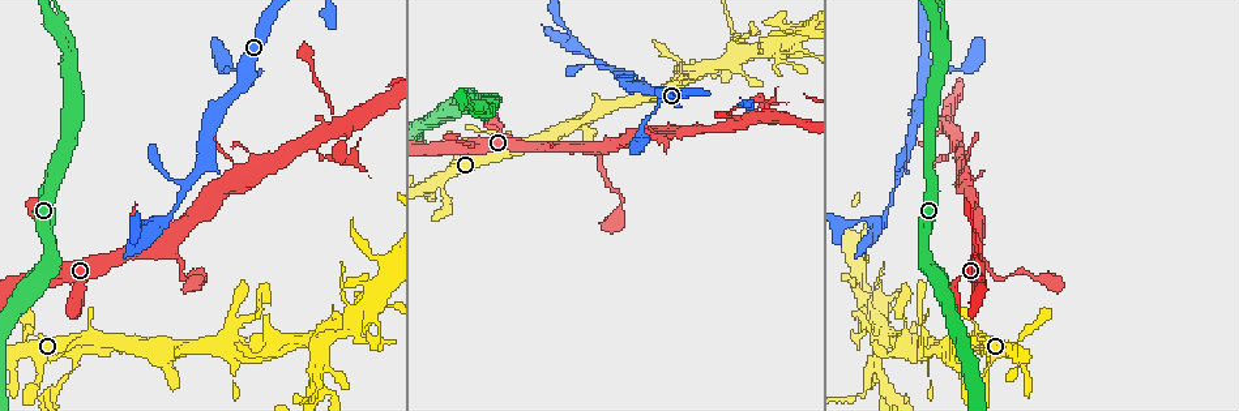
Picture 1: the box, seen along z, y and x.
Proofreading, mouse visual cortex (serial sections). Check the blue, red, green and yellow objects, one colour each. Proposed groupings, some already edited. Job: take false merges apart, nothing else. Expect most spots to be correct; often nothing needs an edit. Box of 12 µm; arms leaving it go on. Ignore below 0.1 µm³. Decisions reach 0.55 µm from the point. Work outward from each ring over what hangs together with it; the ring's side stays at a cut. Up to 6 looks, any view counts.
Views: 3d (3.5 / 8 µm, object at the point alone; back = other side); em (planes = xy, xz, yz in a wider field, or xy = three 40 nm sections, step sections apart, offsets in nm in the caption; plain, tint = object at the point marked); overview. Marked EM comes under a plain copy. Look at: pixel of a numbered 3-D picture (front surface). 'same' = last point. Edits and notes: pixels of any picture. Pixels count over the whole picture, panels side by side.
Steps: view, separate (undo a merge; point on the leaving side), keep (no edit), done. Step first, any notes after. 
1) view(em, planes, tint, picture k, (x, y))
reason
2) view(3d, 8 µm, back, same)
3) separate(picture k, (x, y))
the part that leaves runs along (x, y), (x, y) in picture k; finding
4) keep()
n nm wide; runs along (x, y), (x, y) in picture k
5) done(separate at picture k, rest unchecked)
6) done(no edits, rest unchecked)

view(3d, 8 µm, back, picture 1, (942, 25))
thin arm on a thick one

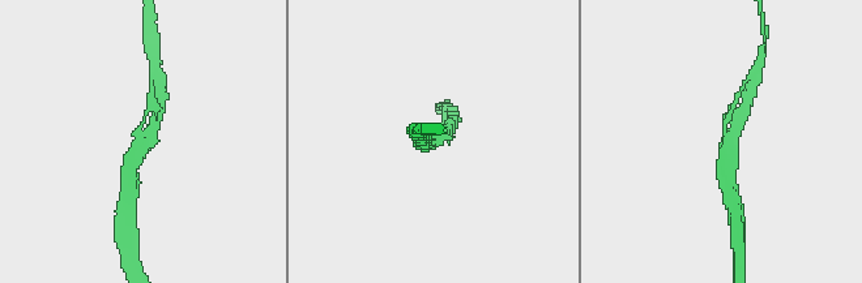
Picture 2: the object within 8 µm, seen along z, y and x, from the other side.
view(3d, 3.5 µm, picture 2, (141, 141))
zoom in

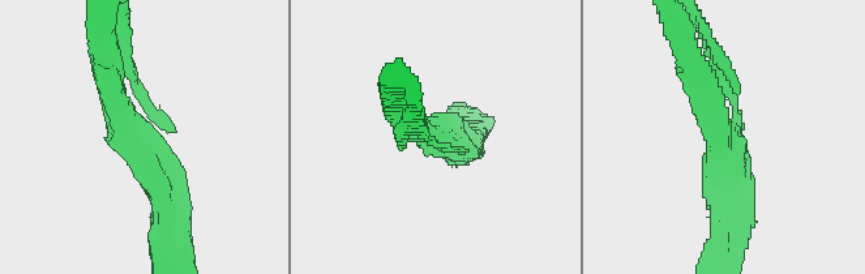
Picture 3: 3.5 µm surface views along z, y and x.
view(em, planes, tint, picture 3, (137, 138))
3 arms; arms of 150, 350, 350 nm

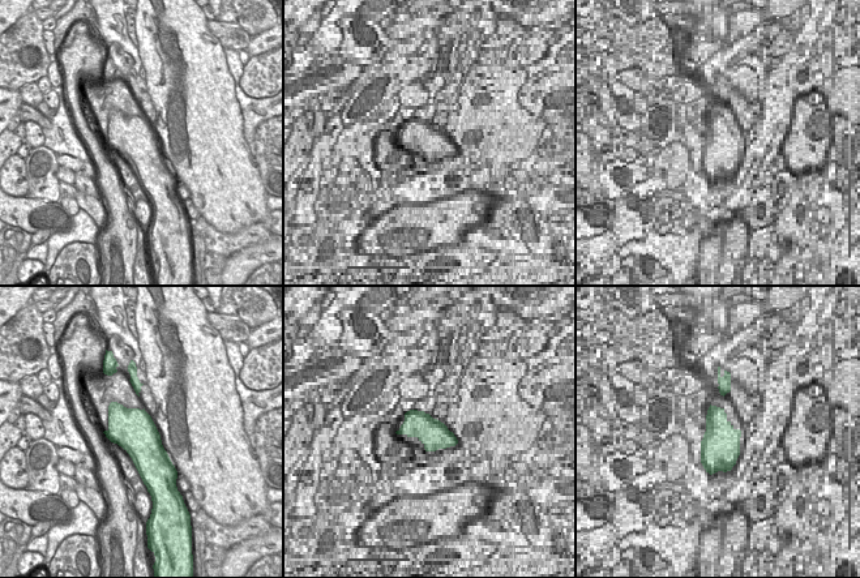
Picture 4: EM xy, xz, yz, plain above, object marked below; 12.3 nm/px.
keep()
continuous, no second cell

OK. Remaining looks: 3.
view(3d, 3.5 µm, picture 1, (899, 173))
sudden change in width

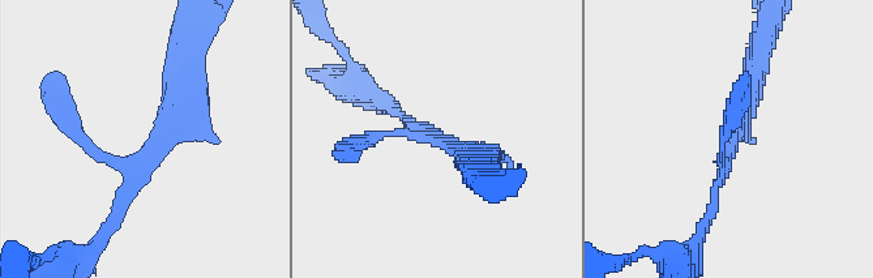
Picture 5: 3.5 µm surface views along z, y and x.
view(em, xy, step 2, tint, picture 5, (153, 148))
now the EM

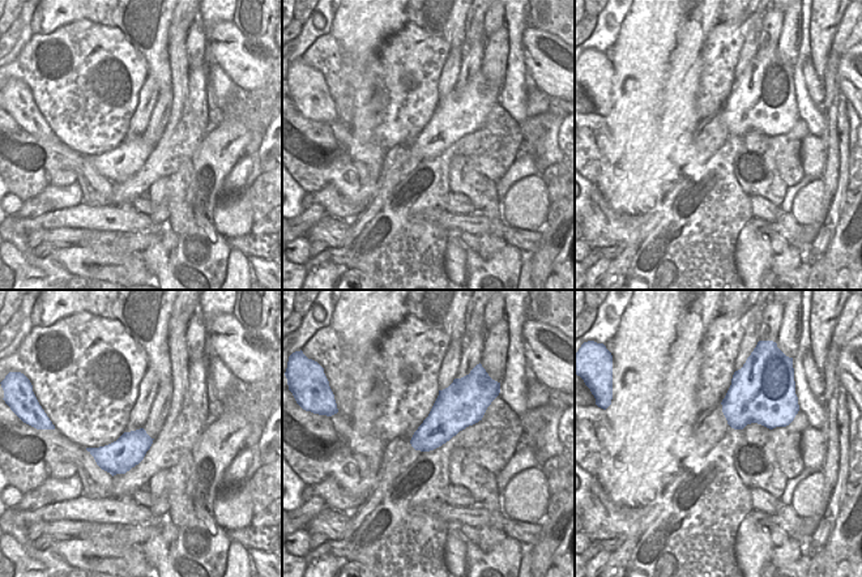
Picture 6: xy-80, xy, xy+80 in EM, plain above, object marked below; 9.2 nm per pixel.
keep()
340 nm wide; runs along (187, 76), (187, 116), (115, 221) in picture 5; all the same cell

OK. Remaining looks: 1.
done(no edits, rest unchecked)

